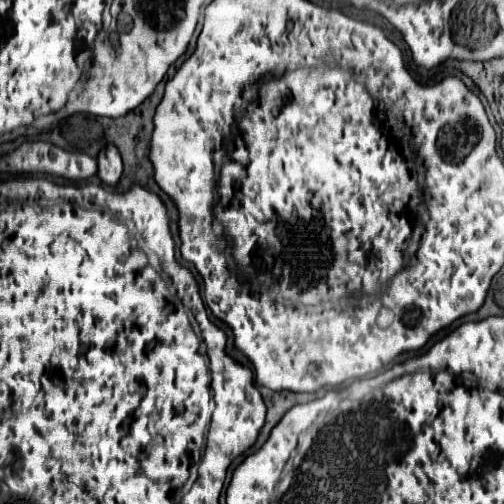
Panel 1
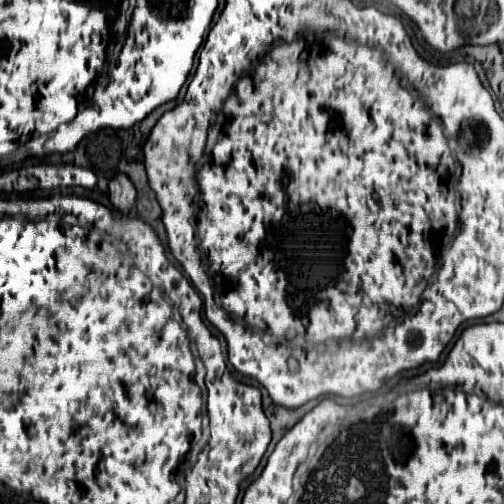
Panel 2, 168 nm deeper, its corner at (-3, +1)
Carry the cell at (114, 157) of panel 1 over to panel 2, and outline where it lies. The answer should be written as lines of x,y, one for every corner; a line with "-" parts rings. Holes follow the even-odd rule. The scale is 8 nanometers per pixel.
117,173
111,181
109,181
109,201
119,207
121,211
131,211
135,205
135,187
129,181
127,175

